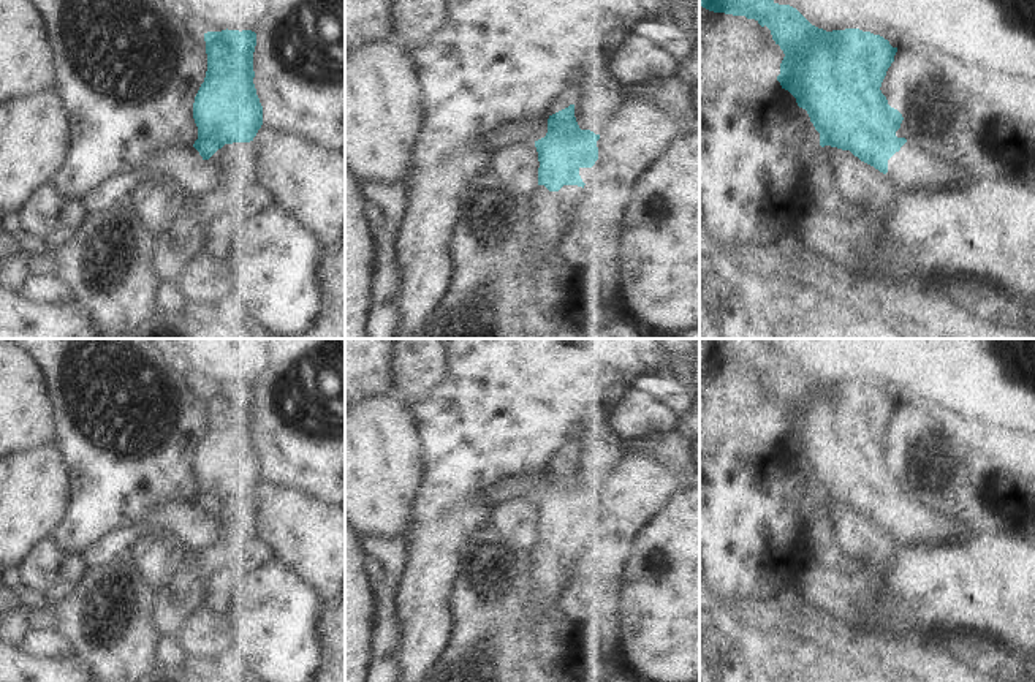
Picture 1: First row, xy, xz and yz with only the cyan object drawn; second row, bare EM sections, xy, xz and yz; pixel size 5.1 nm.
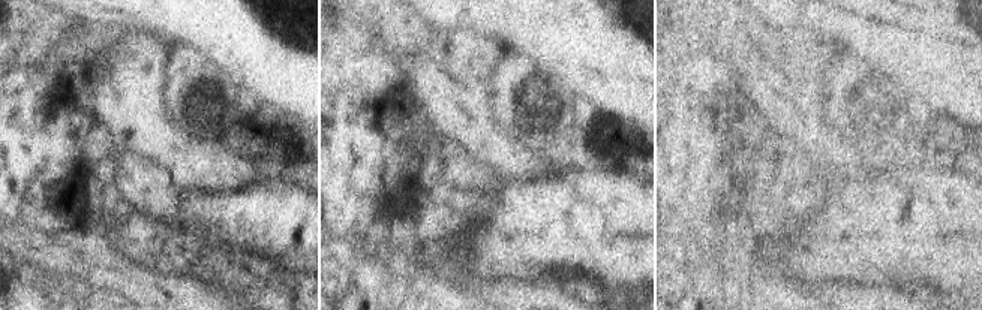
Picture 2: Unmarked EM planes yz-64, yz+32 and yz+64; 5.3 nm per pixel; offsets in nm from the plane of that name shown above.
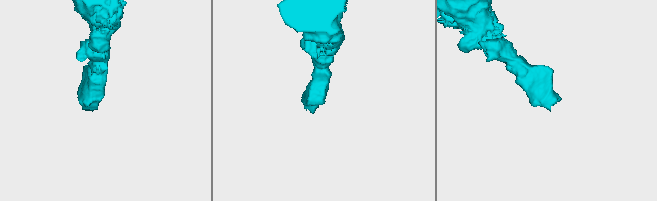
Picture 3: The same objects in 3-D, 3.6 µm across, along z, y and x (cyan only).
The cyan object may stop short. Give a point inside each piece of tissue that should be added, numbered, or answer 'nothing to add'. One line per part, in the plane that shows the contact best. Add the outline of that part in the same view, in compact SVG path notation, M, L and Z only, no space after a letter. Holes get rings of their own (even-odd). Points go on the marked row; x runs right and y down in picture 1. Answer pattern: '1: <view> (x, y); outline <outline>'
1: xz (553, 212); outline M538 185L529 196L532 209L532 242L538 245L535 258L543 258L551 248L587 250L576 231L576 204L584 196L584 188L563 185L559 191L549 191Z

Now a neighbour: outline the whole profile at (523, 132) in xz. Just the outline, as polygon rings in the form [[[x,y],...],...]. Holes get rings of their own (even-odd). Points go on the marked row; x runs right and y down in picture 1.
[[[544,116],[541,125],[533,120],[522,120],[503,125],[497,133],[481,138],[480,146],[481,149],[492,152],[506,144],[524,144],[529,141],[538,141],[548,133],[548,119],[549,116]]]

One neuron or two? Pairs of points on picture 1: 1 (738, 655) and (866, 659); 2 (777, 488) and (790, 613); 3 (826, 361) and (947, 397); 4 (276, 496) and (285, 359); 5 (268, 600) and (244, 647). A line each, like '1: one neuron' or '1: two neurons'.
1: two neurons
2: two neurons
3: one neuron
4: two neurons
5: one neuron

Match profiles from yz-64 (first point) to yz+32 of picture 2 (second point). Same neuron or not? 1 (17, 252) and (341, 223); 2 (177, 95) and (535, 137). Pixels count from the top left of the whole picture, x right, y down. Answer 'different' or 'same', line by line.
1: different
2: same

